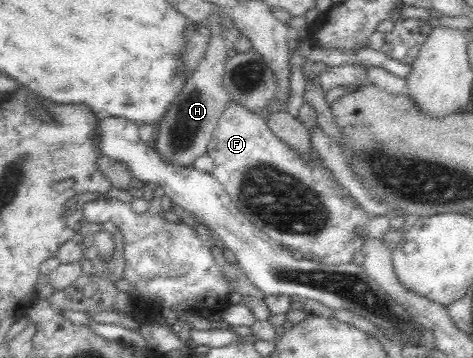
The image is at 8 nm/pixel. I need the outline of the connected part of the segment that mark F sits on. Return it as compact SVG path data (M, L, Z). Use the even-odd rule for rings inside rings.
M231 100L226 105L224 115L218 120L206 154L215 163L212 177L224 186L238 210L276 244L304 259L315 260L321 264L341 266L352 263L357 254L364 253L362 247L365 236L361 231L366 229L373 217L364 211L349 192L333 178L333 174L322 162L317 150L315 148L312 150L314 153L310 157L294 151L293 147L286 145L266 125L262 116Z

